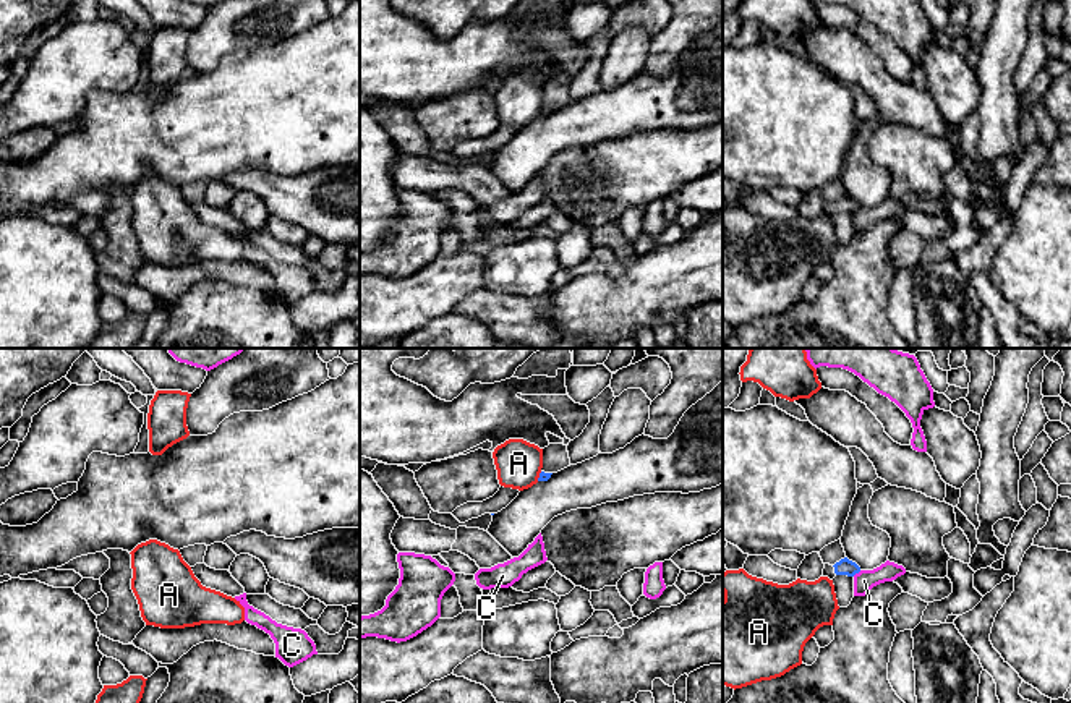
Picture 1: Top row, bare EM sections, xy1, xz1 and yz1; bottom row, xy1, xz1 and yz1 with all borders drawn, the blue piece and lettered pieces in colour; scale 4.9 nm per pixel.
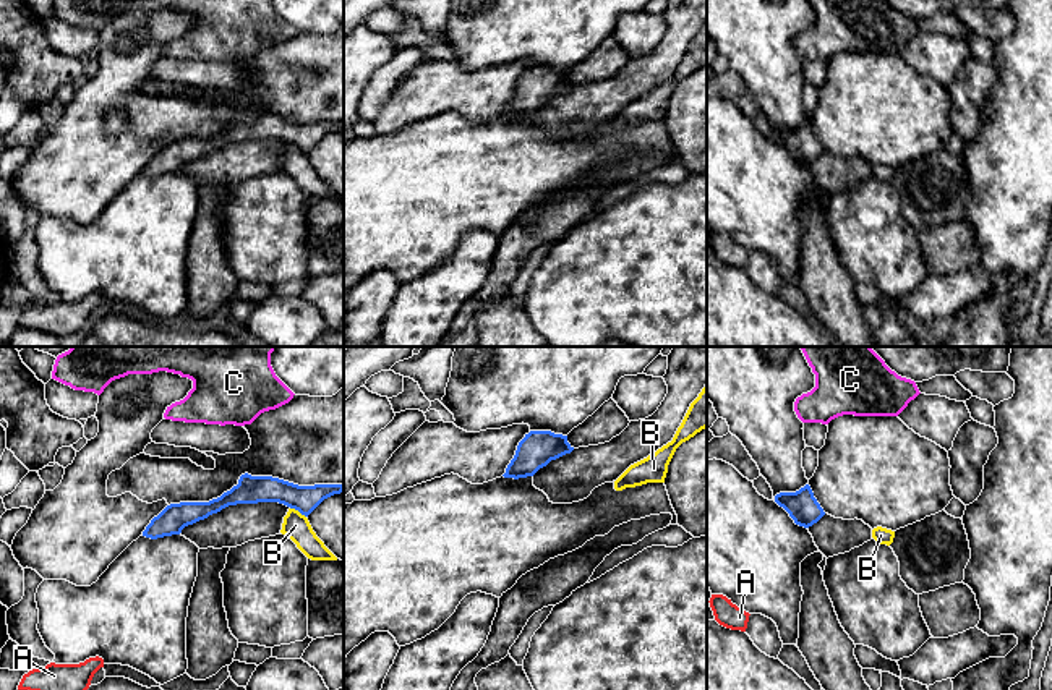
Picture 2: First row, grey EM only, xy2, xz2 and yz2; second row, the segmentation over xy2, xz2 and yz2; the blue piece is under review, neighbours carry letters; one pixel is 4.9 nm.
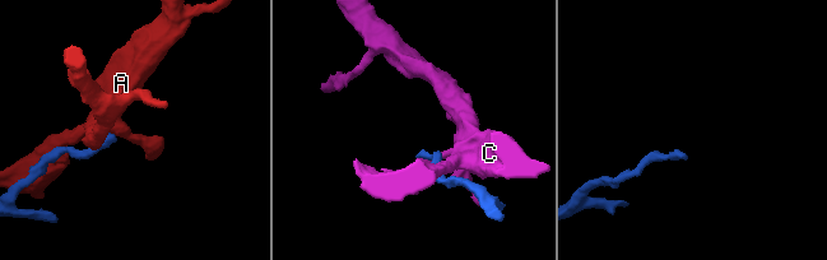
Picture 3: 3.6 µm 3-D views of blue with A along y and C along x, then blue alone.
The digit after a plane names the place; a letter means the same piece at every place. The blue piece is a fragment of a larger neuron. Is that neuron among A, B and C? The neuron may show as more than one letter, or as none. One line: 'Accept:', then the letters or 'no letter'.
Accept: no letter

